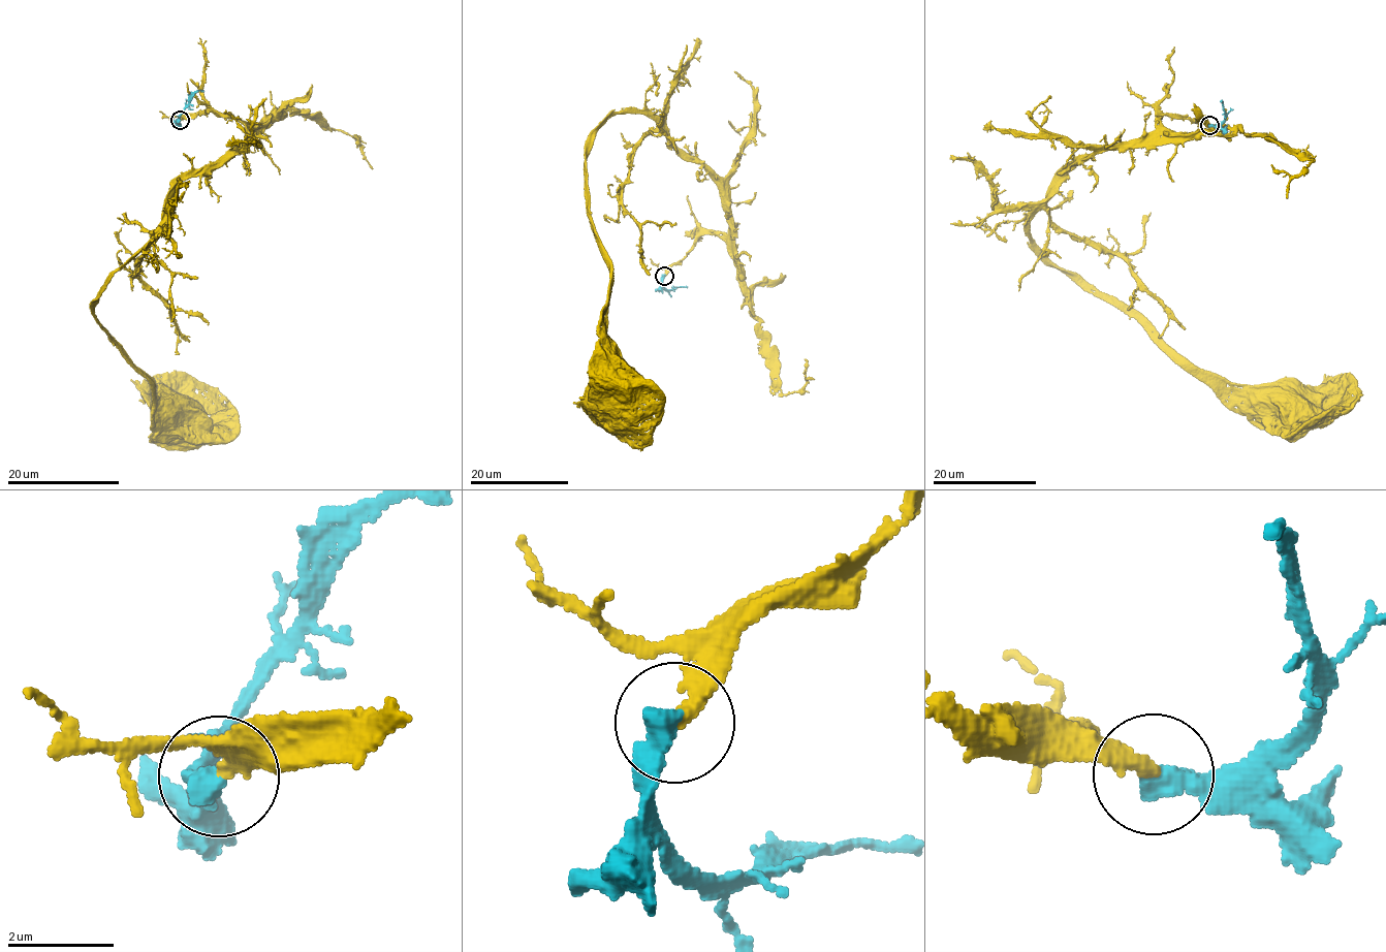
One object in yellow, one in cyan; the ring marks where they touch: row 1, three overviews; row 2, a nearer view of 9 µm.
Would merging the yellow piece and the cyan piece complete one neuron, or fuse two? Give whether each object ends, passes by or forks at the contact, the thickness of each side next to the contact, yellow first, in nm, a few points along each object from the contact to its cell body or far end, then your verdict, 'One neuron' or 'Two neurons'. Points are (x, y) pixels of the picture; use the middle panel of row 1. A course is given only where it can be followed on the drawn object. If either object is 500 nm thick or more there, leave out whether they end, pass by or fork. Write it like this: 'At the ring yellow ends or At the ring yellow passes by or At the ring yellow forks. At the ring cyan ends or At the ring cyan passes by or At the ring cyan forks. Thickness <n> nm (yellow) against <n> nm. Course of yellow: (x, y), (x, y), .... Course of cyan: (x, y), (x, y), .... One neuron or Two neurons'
Thickness 300 nm (yellow) against 500 nm. Course of yellow: (664, 275), (700, 235), (727, 234), (725, 186), (646, 113), (612, 114), (584, 186), (610, 272), (616, 385). Course of cyan: (664, 275), (662, 285), (668, 290), (688, 286). One neuron

